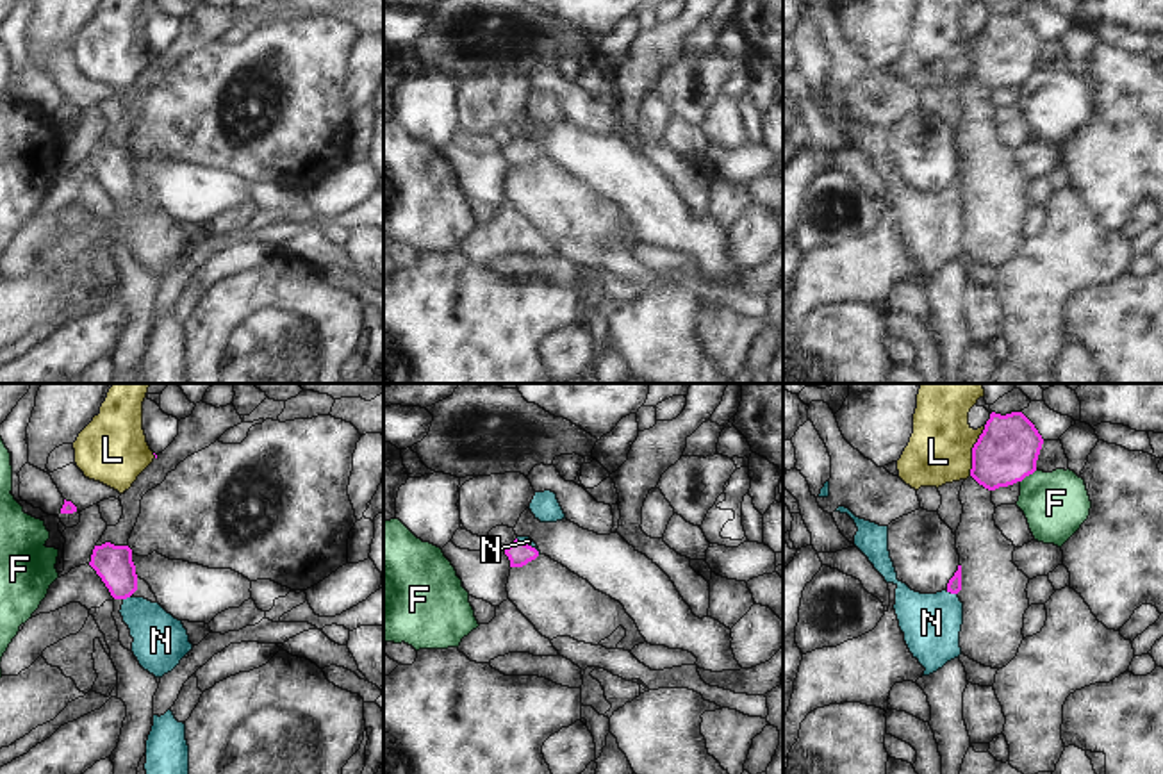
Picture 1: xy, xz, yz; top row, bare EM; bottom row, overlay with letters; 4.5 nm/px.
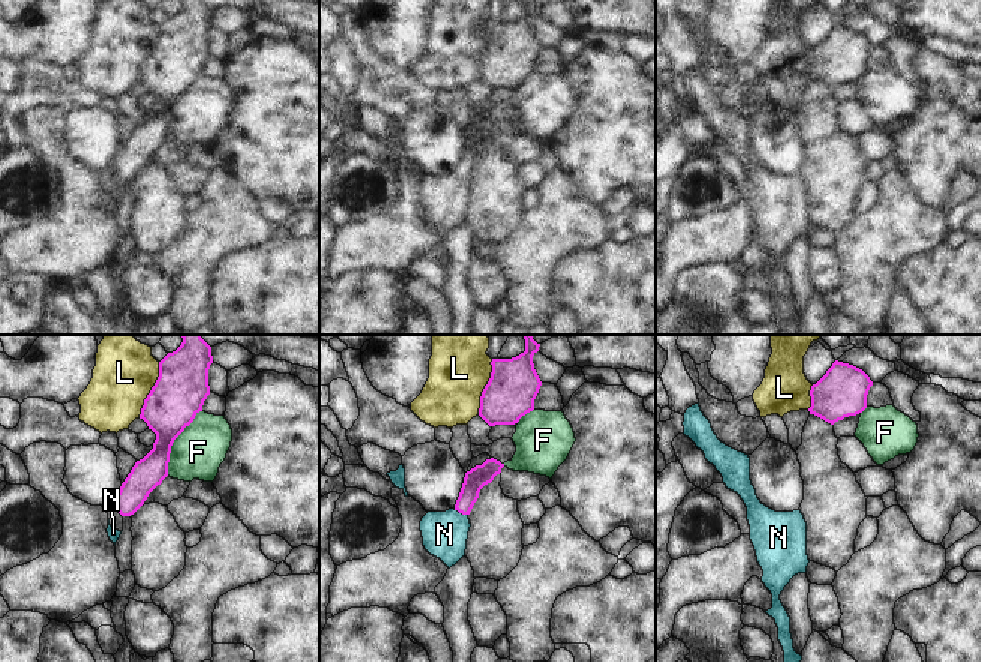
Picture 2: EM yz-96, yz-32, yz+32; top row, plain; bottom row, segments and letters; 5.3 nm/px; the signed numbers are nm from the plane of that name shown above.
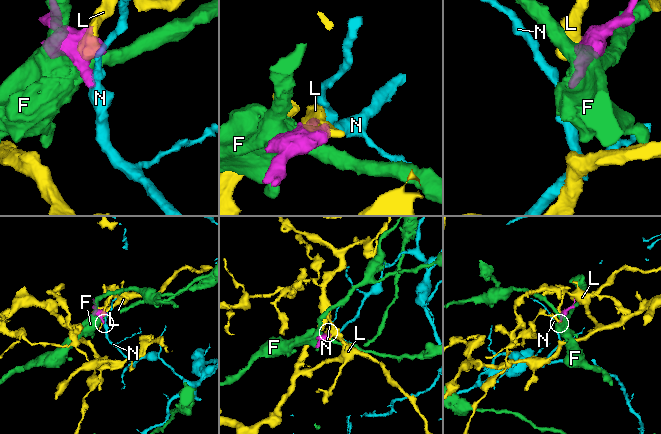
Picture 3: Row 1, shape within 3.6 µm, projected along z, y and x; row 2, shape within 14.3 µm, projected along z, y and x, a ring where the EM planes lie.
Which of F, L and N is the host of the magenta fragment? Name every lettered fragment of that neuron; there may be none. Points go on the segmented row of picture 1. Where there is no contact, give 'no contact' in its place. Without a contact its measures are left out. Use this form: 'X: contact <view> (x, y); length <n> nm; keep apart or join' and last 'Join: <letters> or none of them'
F: contact yz (1028, 475); length 100 nm; keep apart
L: contact yz (973, 452); length 240 nm; keep apart
N: contact yz (951, 592); length 60 nm; join
Join: N

